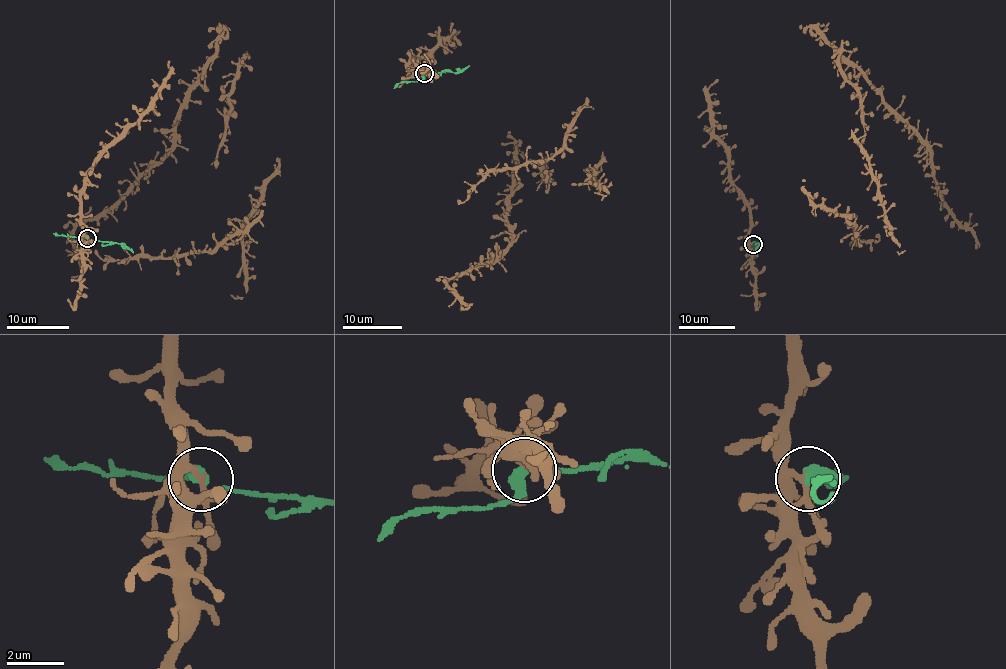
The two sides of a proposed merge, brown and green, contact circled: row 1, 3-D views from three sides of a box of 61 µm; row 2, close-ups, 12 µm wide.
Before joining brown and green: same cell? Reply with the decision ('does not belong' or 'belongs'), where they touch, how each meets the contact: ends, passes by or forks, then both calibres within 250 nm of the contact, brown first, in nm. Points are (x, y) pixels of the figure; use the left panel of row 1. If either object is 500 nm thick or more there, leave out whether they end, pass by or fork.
does not belong; at (87, 238); brown passes by; green passes by; 200 nm thick on the brown side, 300 nm on the other

